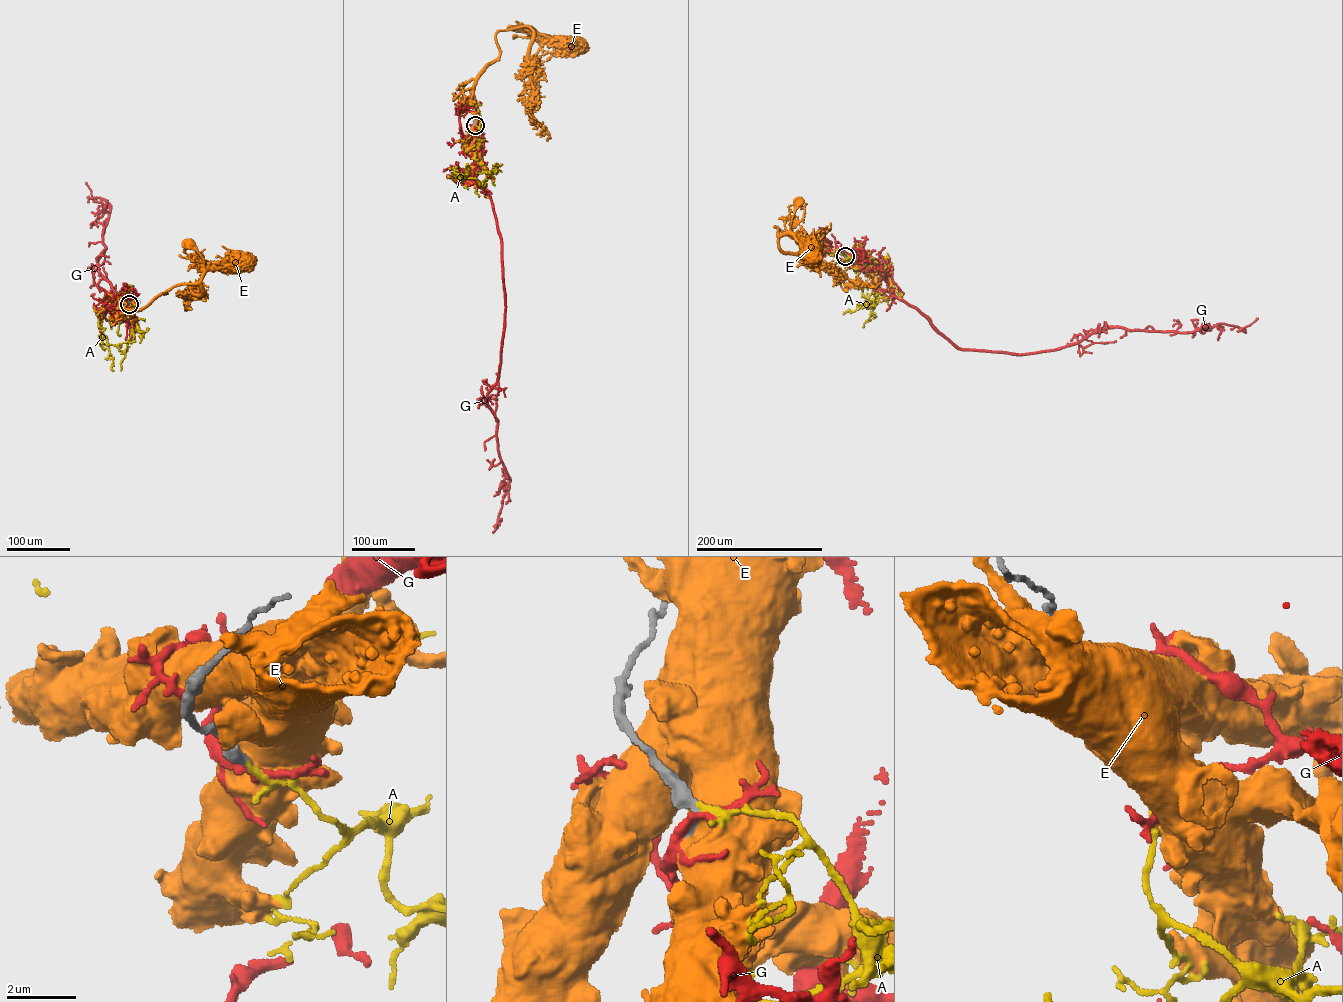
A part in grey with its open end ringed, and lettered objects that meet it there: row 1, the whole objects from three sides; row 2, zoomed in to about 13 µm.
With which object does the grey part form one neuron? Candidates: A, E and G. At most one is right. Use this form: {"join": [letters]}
{"join": ["A"]}

